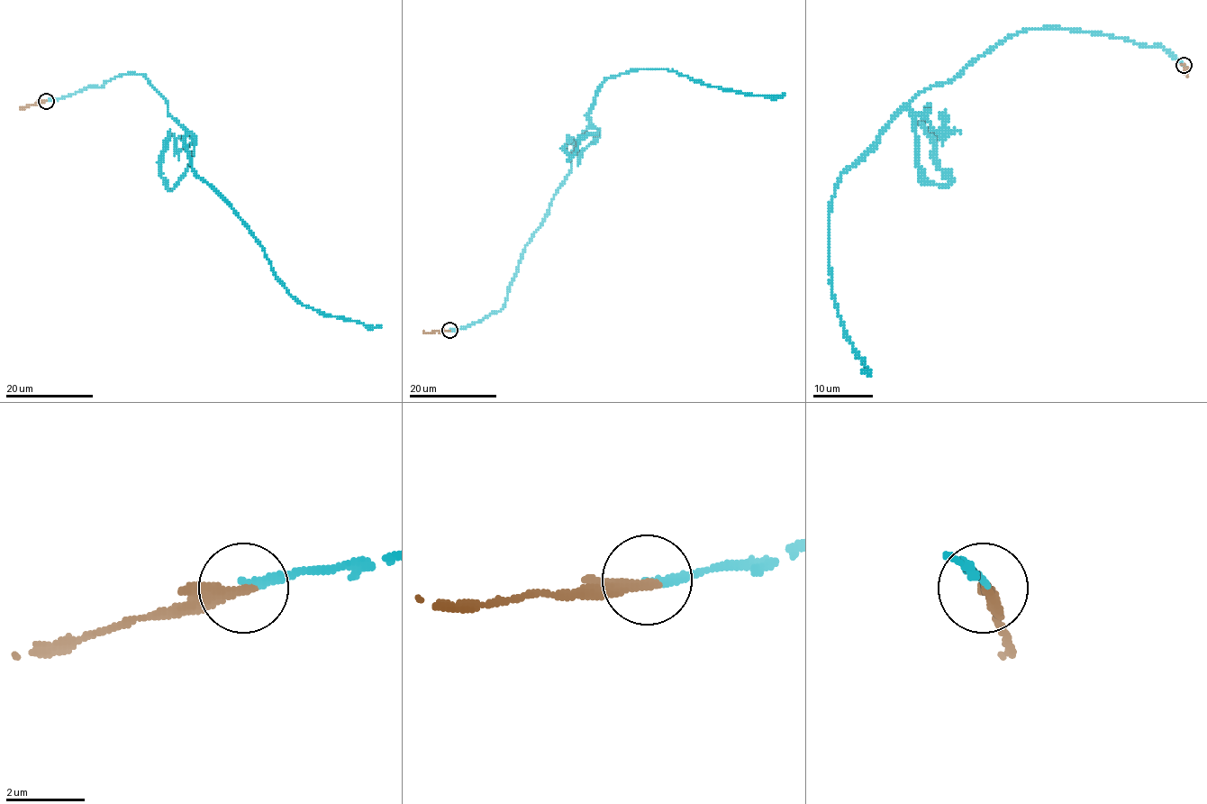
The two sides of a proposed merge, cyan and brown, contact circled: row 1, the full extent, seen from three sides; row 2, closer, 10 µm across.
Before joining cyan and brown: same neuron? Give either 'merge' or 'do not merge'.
merge

